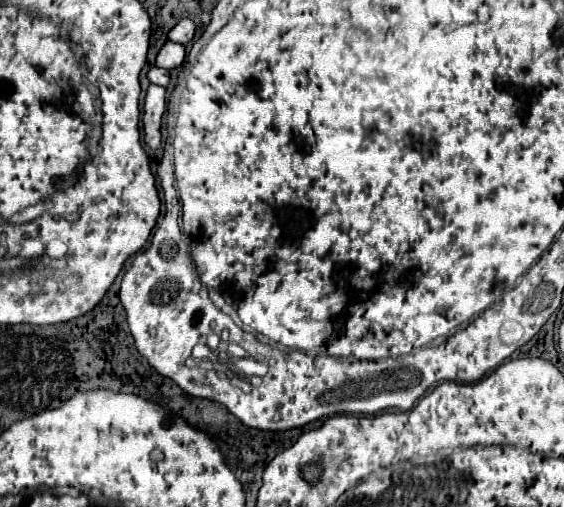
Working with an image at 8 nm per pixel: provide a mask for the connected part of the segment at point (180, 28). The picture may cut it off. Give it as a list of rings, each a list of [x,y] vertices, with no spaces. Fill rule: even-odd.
[[[181,19],[171,31],[169,31],[169,39],[173,43],[181,43],[187,45],[195,35],[195,23],[191,19]]]

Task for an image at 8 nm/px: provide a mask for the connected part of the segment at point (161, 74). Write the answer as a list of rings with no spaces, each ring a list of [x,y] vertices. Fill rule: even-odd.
[[[153,67],[149,73],[147,73],[149,81],[155,83],[155,85],[161,85],[161,87],[167,87],[169,81],[171,81],[171,71],[167,69],[159,69],[159,67]]]

